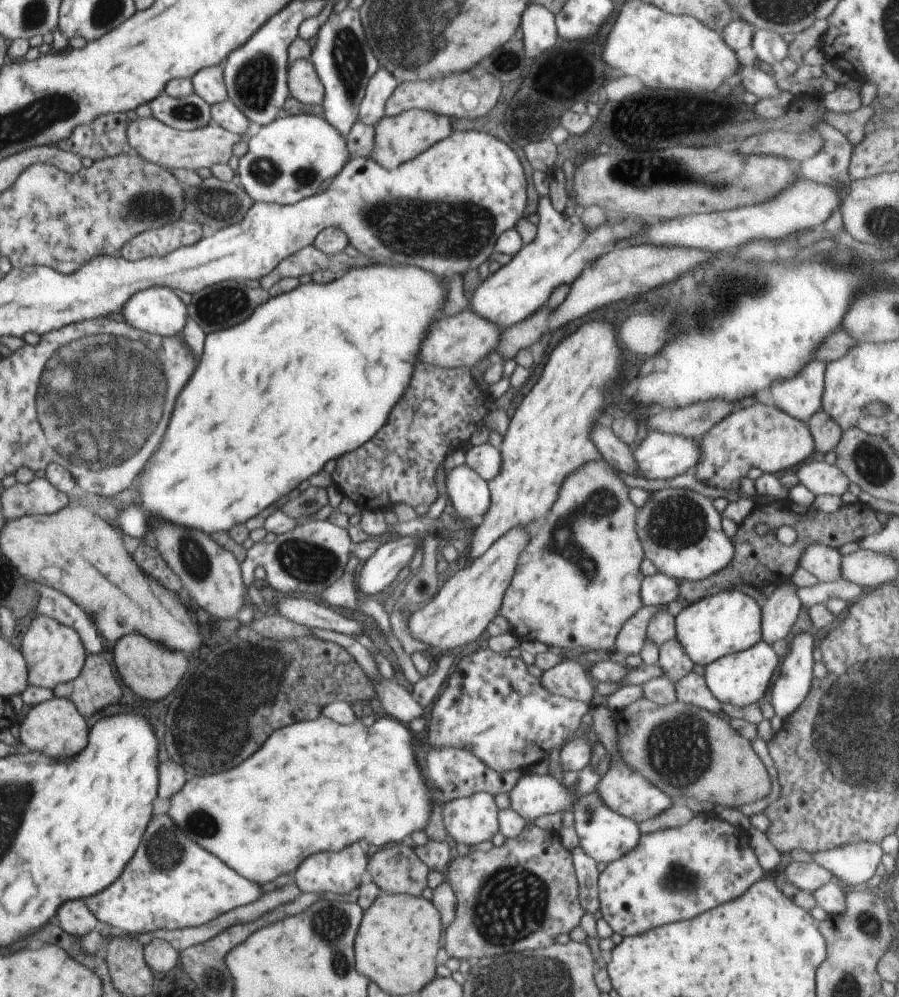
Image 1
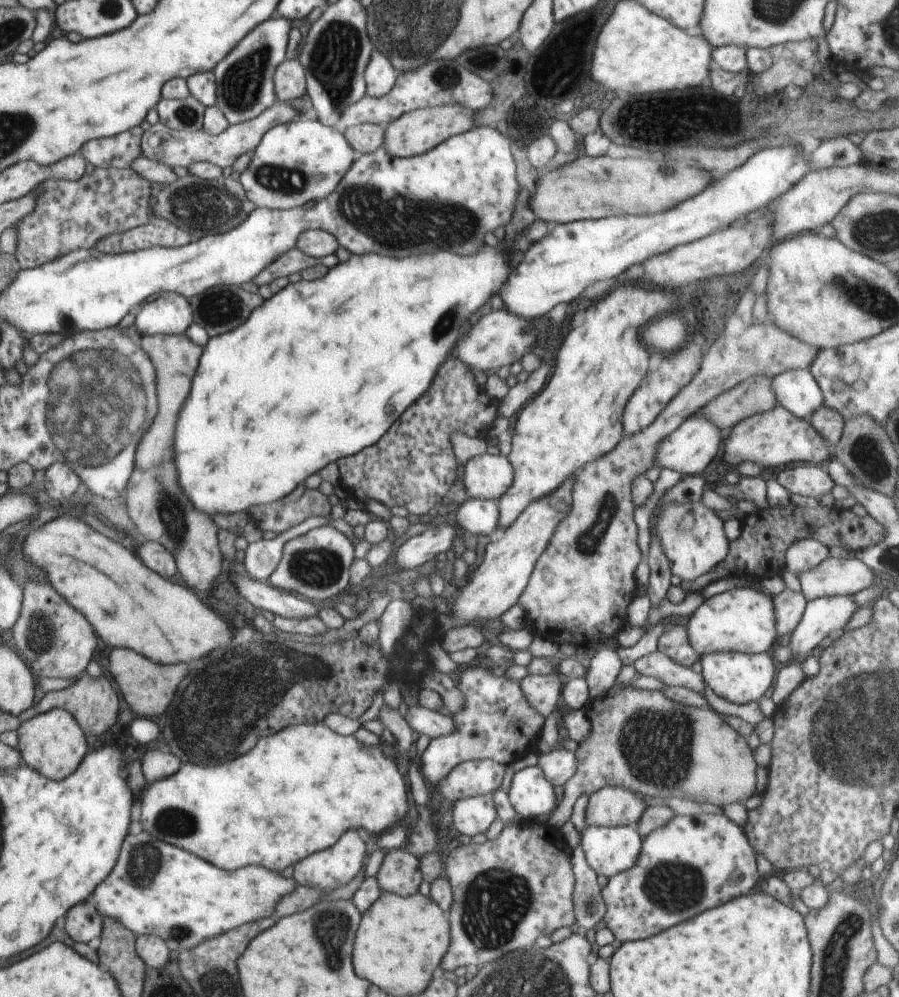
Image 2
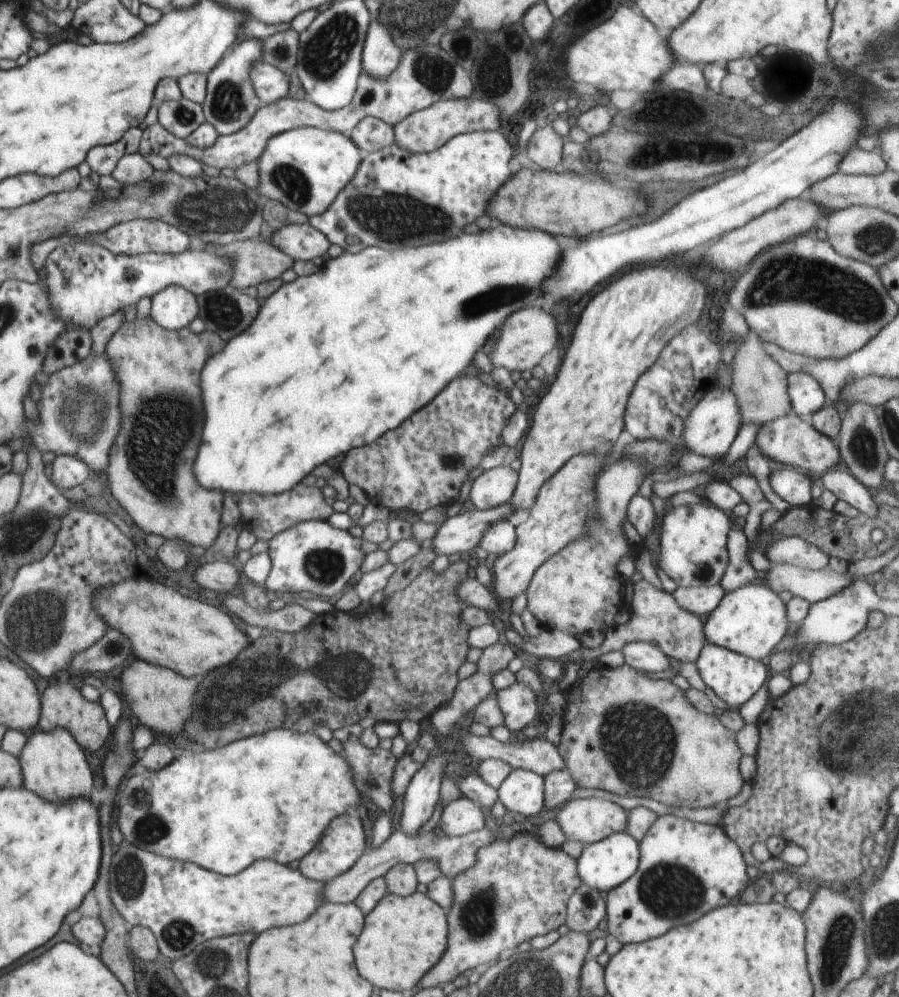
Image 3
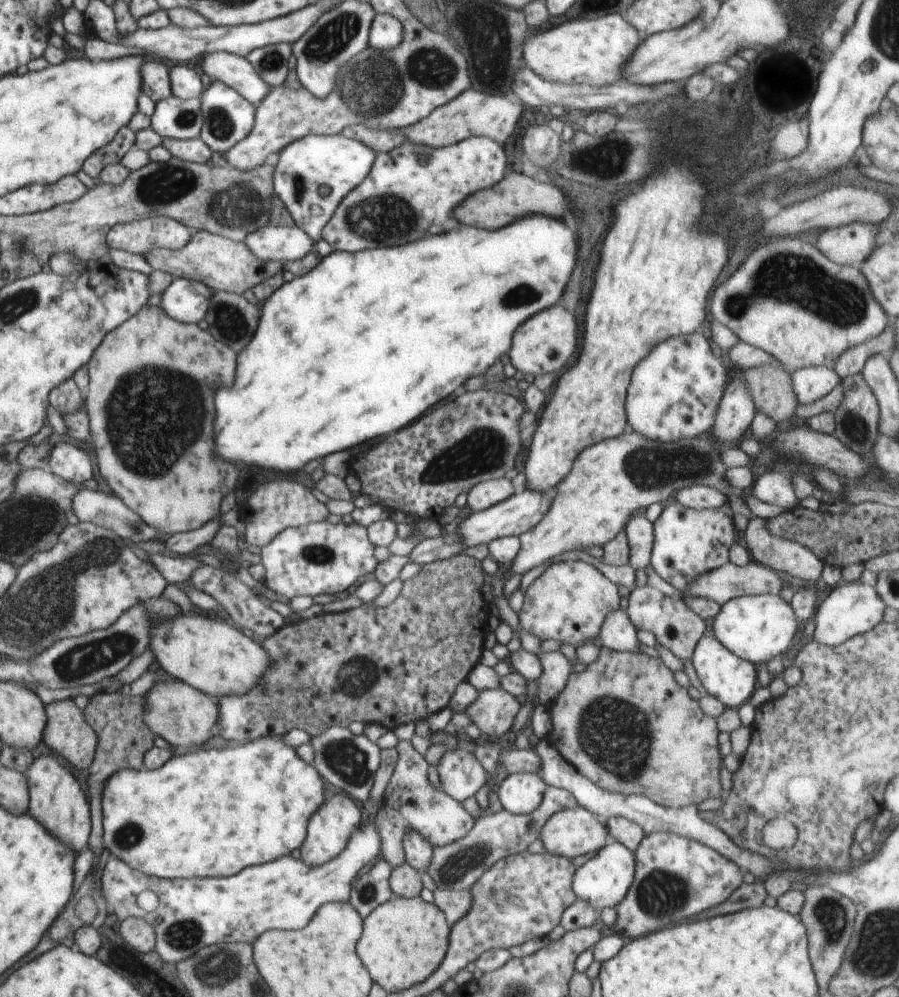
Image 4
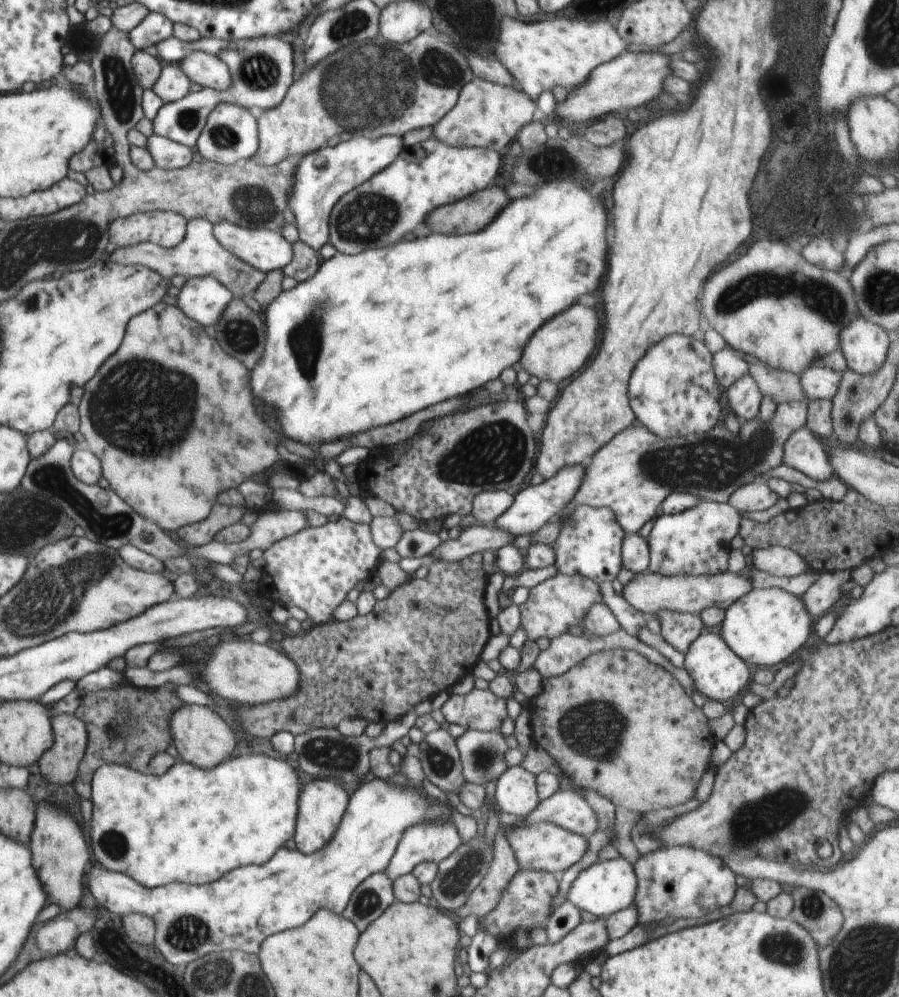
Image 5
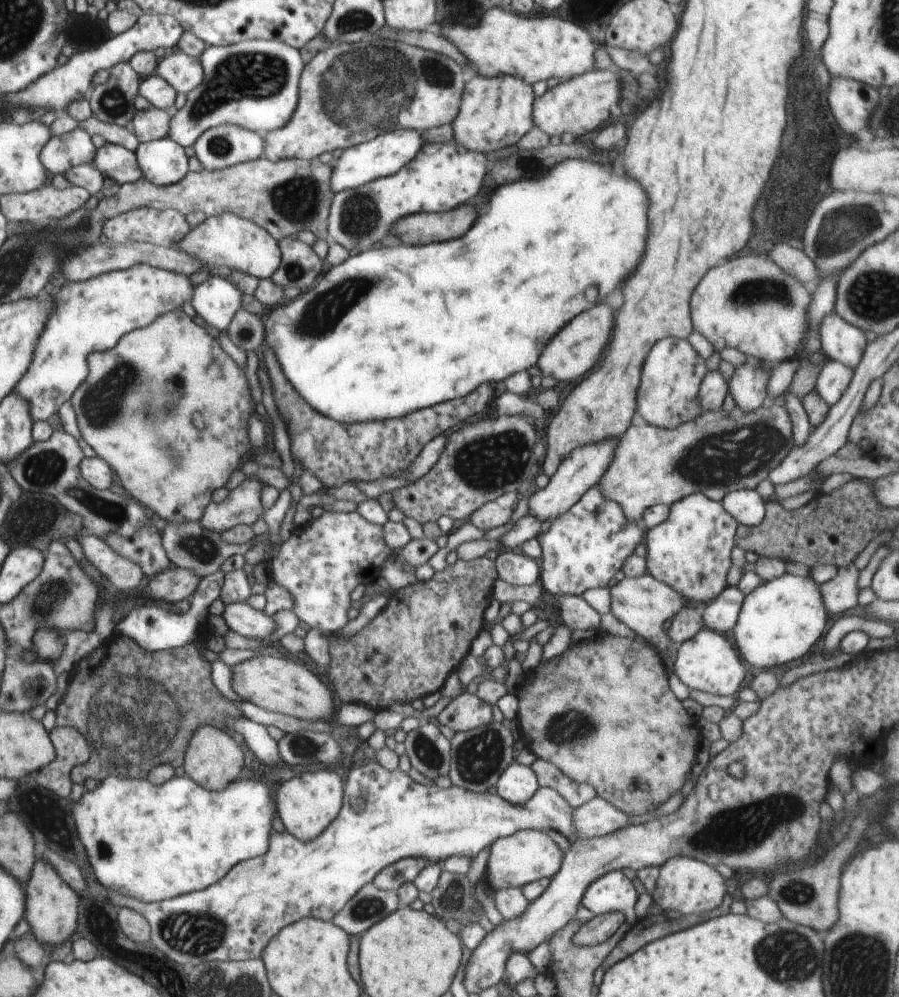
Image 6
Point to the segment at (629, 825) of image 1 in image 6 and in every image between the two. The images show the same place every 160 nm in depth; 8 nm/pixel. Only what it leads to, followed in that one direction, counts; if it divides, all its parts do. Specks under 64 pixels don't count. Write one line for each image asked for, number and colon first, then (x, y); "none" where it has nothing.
2: (609, 850)
3: (604, 865)
4: (603, 881)
5: (605, 888)
6: (614, 892)

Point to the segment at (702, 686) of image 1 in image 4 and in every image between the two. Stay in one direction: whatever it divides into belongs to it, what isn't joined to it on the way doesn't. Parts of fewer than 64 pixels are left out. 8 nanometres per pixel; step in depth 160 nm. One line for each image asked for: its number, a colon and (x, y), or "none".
2: (657, 664)
3: (646, 656)
4: (617, 632)

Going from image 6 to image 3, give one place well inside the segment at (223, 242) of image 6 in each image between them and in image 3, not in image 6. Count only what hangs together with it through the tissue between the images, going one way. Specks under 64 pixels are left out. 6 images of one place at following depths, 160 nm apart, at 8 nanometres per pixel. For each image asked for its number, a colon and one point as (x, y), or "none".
3: (302, 242)
4: (270, 243)
5: (264, 250)

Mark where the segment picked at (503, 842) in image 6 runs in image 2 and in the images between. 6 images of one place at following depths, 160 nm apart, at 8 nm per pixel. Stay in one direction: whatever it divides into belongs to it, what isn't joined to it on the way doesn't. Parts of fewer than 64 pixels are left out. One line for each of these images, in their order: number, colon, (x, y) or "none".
2: (613, 806)
3: (589, 820)
4: (573, 832)
5: (544, 846)

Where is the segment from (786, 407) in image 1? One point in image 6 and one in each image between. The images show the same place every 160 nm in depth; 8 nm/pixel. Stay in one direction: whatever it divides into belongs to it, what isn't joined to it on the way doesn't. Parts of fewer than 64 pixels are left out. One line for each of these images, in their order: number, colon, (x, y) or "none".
2: (797, 391)
3: (807, 395)
4: (812, 383)
5: (821, 382)
6: (834, 378)

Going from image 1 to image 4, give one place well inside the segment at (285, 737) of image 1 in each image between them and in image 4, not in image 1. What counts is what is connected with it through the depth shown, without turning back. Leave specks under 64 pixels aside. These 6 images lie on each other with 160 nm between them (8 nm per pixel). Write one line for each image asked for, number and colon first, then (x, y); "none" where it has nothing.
2: (293, 794)
3: (270, 795)
4: (211, 812)

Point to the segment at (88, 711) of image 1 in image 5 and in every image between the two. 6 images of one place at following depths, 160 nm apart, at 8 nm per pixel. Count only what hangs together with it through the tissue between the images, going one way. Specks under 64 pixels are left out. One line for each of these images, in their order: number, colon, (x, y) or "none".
2: (94, 704)
3: (62, 706)
4: (67, 733)
5: (59, 765)

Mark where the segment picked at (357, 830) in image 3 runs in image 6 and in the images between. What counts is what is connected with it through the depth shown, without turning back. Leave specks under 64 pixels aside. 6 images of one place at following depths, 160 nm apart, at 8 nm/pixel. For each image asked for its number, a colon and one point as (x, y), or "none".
4: (334, 822)
5: (322, 803)
6: (307, 804)

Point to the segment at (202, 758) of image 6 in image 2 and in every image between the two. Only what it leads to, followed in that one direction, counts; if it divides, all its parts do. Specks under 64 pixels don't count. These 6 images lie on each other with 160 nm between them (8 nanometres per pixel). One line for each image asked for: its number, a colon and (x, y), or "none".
2: (141, 682)
3: (160, 699)
4: (185, 718)
5: (202, 738)

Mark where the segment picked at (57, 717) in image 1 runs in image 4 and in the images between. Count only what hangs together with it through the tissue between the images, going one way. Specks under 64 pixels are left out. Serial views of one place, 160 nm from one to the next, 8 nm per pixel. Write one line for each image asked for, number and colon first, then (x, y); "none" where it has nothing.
2: (53, 744)
3: (54, 766)
4: (56, 800)

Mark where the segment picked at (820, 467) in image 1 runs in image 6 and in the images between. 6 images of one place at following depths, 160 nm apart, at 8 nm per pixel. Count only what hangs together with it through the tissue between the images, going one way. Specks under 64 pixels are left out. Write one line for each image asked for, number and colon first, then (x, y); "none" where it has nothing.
2: (810, 480)
3: (794, 487)
4: (774, 488)
5: (754, 497)
6: (747, 506)

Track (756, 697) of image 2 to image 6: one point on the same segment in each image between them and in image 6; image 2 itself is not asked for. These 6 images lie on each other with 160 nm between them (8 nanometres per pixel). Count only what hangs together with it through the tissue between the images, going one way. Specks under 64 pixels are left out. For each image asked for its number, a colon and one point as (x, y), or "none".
3: (735, 678)
4: (732, 680)
5: (720, 674)
6: (708, 662)

